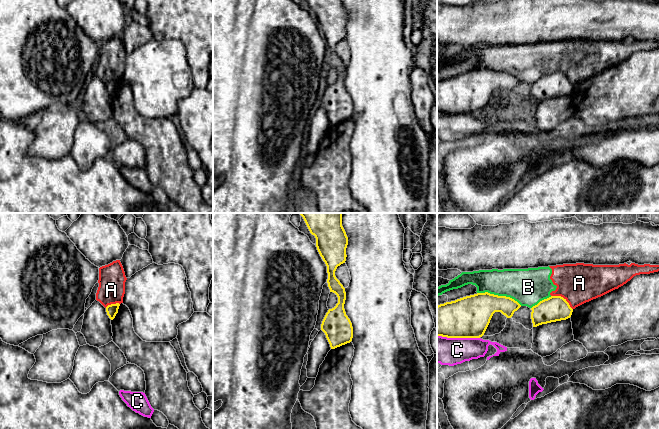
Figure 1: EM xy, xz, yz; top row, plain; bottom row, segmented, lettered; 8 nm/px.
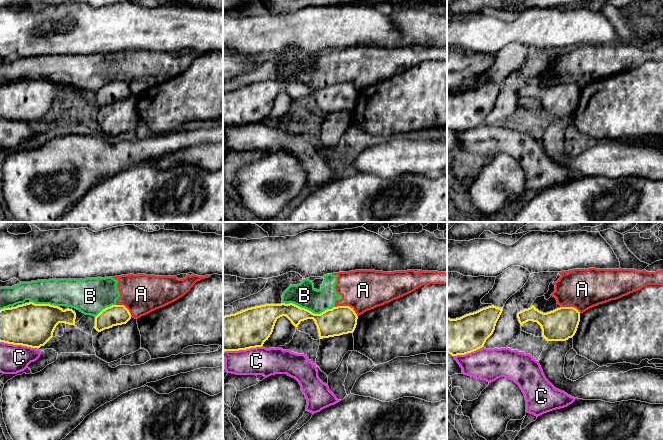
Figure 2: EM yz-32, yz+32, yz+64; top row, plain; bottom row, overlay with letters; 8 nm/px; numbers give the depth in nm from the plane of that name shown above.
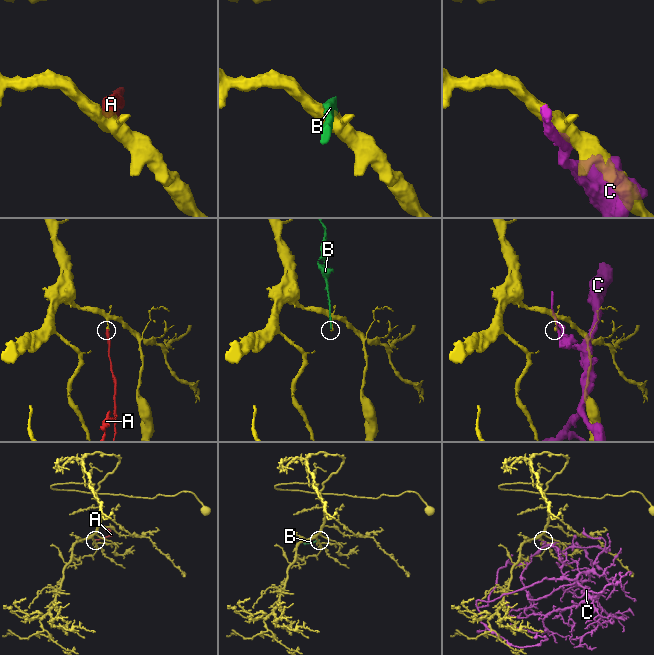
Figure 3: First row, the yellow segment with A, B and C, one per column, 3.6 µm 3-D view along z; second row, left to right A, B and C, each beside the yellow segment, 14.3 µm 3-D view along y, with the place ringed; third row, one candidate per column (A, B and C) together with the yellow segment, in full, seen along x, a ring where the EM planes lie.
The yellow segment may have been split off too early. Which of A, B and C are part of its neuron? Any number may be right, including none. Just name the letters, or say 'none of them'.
none of them

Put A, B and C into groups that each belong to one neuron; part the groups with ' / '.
A B / C

